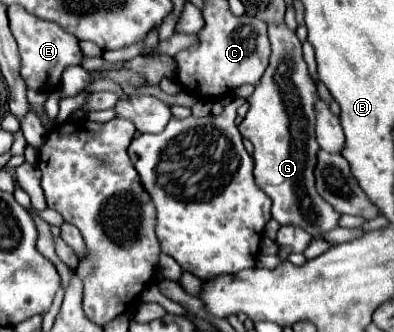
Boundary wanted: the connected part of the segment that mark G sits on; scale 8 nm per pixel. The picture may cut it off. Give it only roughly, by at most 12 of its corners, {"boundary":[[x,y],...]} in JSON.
{"boundary":[[268,26],[270,64],[242,120],[272,218],[320,238],[316,84],[296,34]]}

